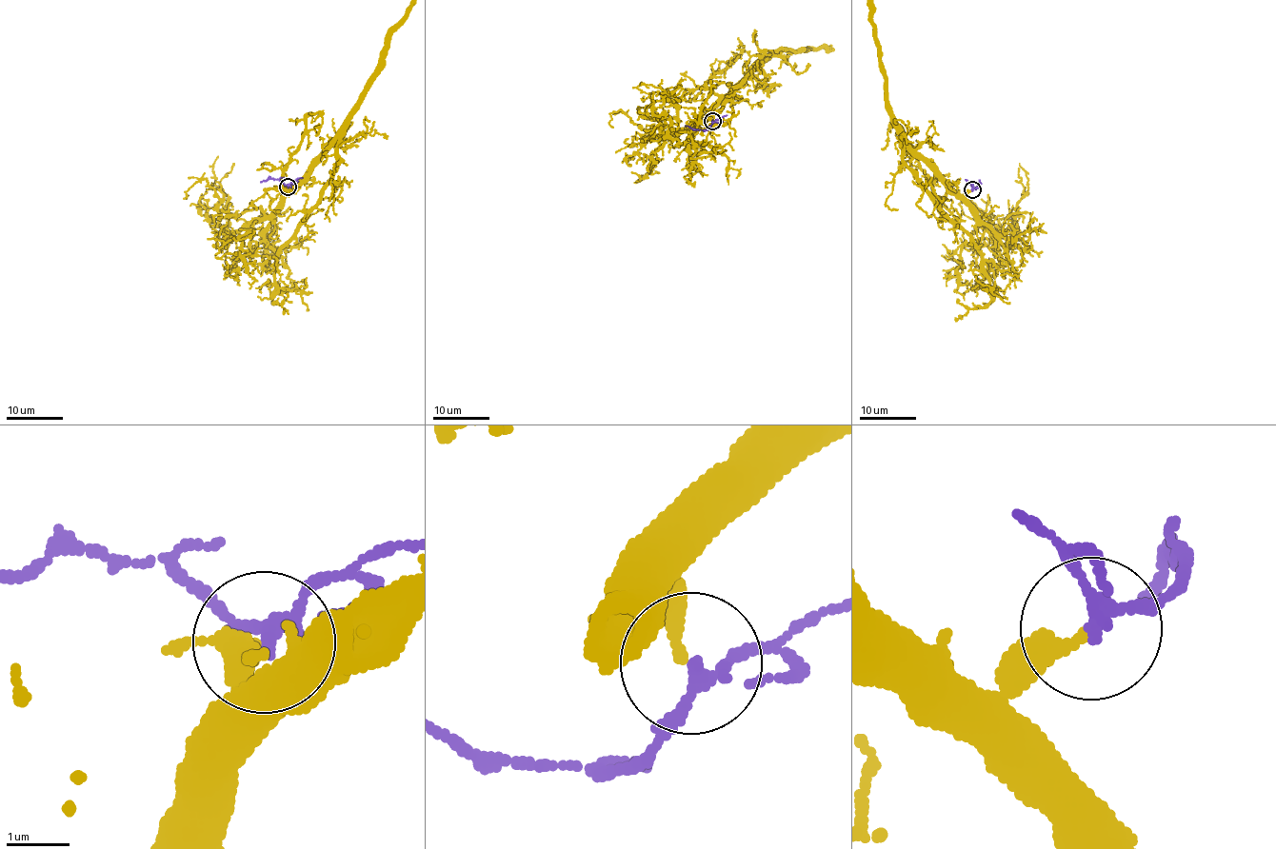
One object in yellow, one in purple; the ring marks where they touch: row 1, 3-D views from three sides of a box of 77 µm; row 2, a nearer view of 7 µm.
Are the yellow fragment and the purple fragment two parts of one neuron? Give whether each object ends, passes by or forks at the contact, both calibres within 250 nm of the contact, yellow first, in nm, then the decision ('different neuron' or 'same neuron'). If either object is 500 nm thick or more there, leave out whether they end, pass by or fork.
yellow passes by; purple passes by; calibres 190 and 200 nm; same neuron

